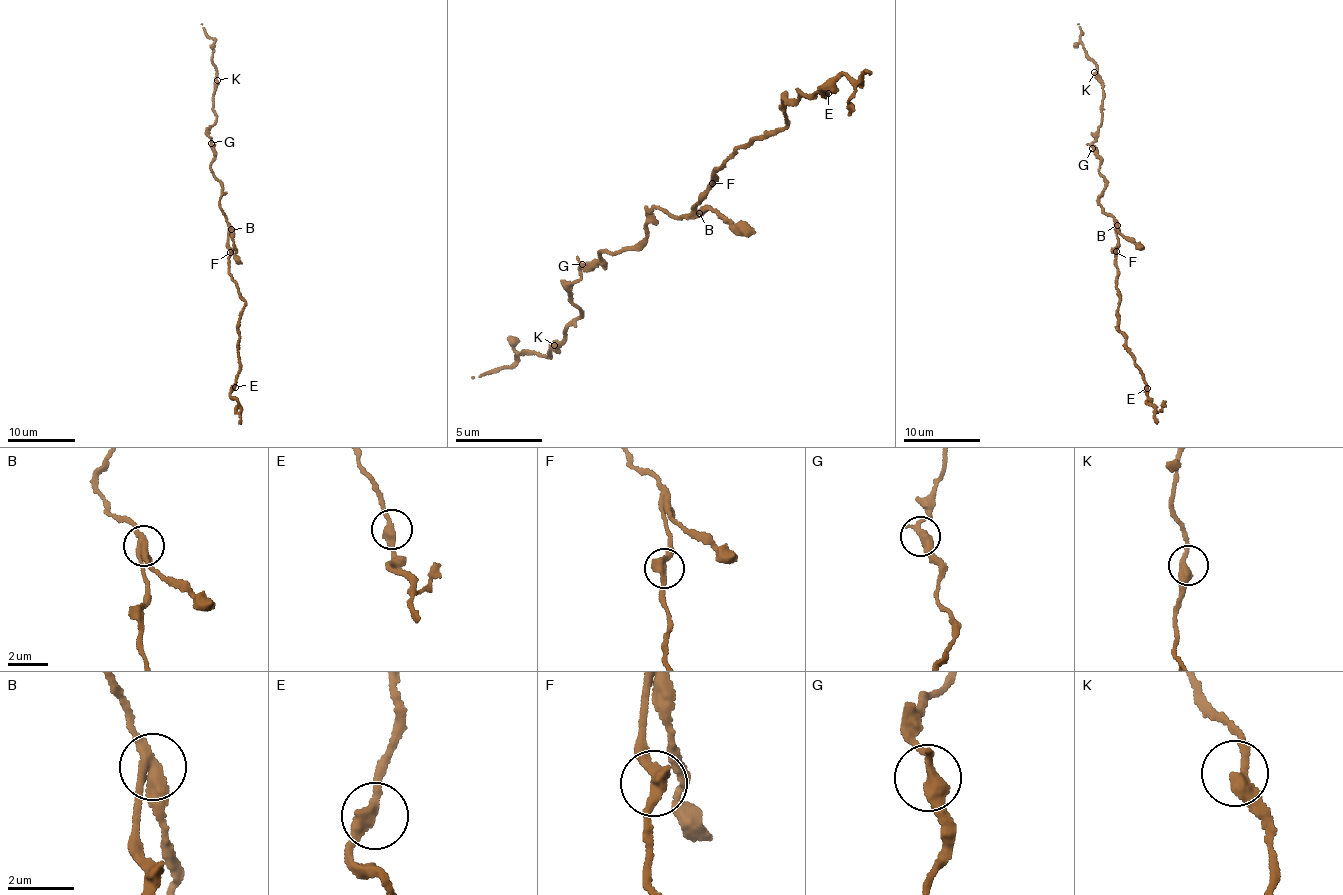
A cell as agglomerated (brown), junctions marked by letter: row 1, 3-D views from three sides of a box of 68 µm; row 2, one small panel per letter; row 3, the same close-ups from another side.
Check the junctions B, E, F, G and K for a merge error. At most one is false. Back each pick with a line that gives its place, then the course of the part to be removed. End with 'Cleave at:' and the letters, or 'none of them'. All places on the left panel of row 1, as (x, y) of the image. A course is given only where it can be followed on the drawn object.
B: Place: (231, 229). Course of the part to remove: (231, 229), (230, 238), (241, 264)
Cleave at: B

